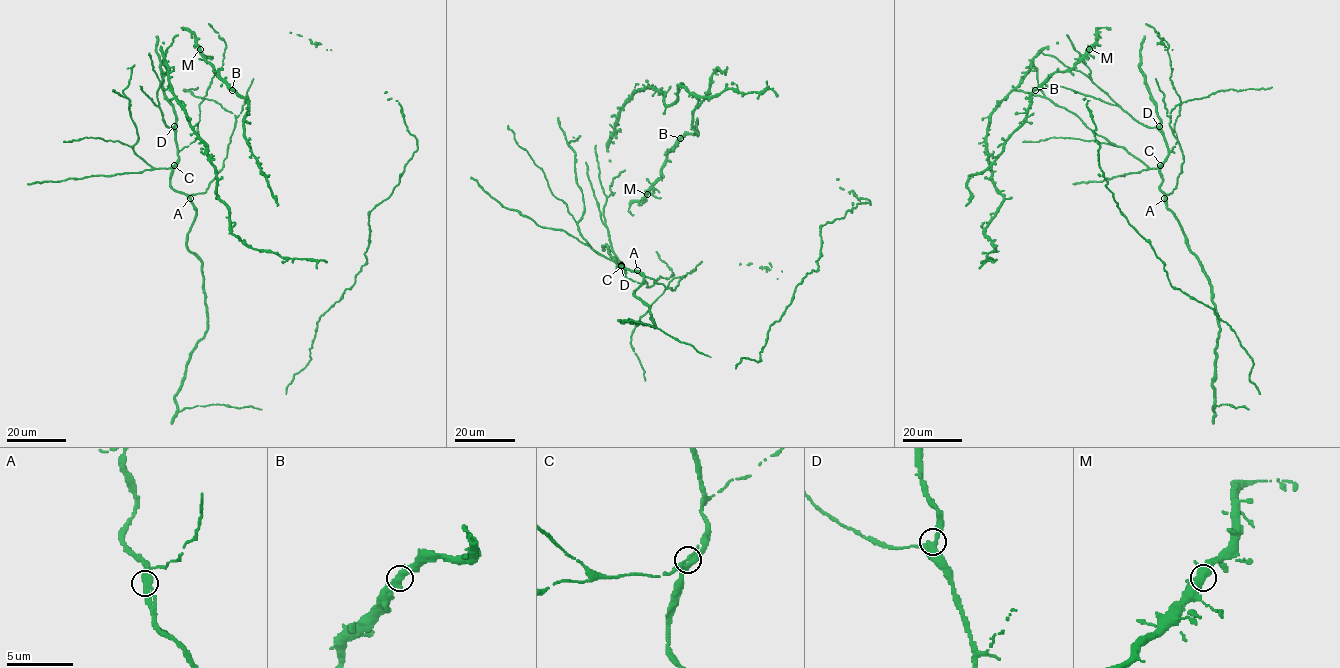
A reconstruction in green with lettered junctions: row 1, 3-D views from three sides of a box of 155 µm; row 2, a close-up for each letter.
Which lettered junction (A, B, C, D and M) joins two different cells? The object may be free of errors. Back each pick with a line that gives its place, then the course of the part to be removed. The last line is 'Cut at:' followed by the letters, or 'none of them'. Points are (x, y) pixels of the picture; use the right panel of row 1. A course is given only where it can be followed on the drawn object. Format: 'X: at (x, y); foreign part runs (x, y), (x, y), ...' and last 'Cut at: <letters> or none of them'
Cut at: none of them

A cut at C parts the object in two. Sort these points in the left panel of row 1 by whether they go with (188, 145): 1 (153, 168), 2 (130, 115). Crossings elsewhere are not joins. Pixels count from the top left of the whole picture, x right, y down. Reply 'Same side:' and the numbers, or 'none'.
Same side: none

